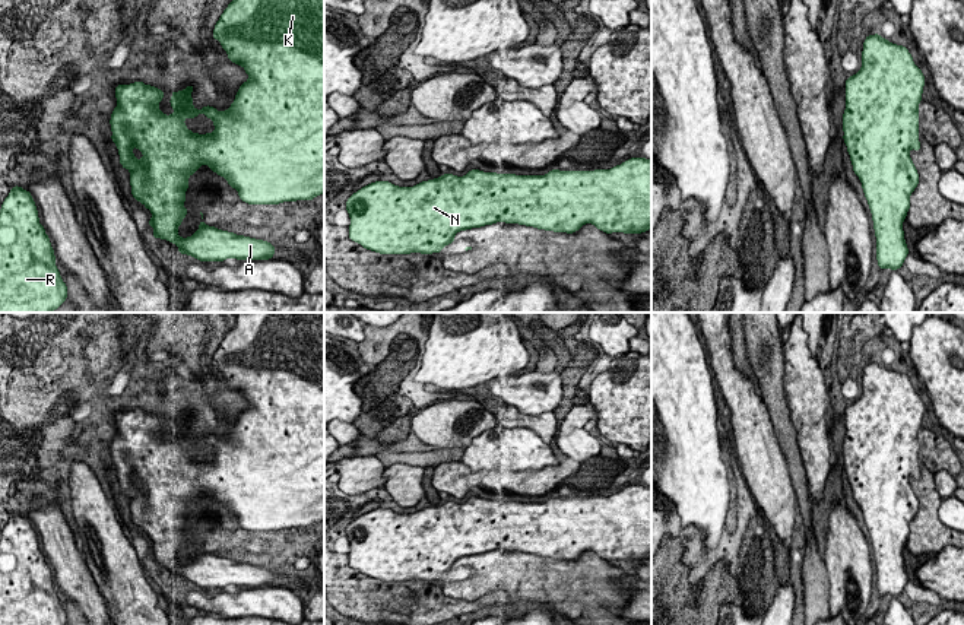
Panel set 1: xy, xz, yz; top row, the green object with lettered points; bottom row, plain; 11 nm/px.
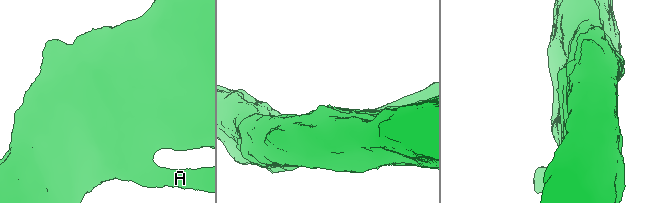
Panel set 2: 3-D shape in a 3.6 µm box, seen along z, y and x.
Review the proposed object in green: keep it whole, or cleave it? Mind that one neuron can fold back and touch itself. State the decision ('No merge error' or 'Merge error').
No merge error

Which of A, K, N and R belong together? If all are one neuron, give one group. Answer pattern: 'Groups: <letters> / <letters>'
Groups: A K N R

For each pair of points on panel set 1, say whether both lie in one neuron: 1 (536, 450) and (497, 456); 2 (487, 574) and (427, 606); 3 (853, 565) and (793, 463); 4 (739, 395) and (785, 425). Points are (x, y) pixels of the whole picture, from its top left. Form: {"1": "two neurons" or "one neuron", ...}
{"1": "one neuron", "2": "two neurons", "3": "two neurons", "4": "two neurons"}

